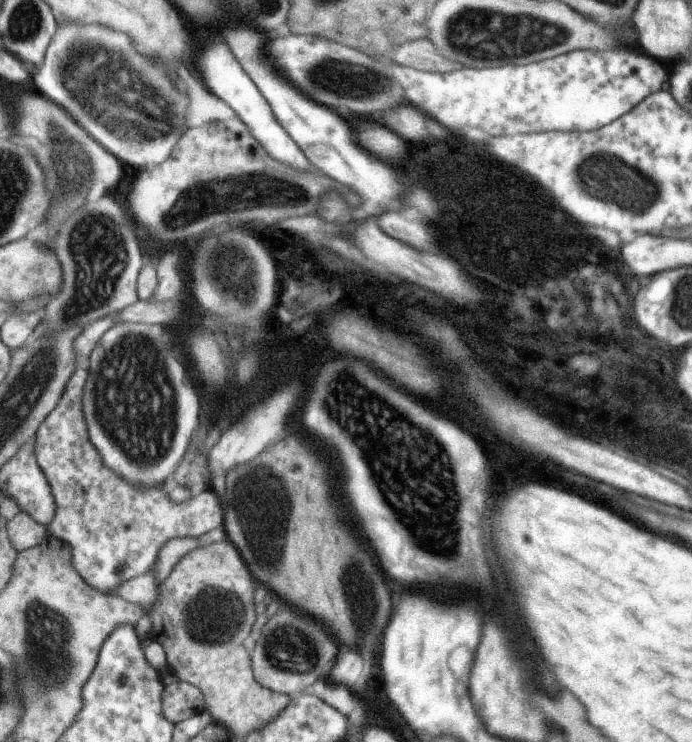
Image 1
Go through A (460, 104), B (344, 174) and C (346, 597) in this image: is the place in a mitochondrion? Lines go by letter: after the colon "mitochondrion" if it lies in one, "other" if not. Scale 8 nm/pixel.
A: other
B: other
C: other

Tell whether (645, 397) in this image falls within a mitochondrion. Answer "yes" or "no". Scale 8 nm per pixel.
no

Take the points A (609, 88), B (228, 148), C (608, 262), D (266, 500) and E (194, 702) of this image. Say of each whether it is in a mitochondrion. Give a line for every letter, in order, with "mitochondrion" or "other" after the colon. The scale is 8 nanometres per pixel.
A: other
B: other
C: other
D: mitochondrion
E: other

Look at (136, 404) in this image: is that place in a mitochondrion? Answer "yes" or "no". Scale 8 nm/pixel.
yes

